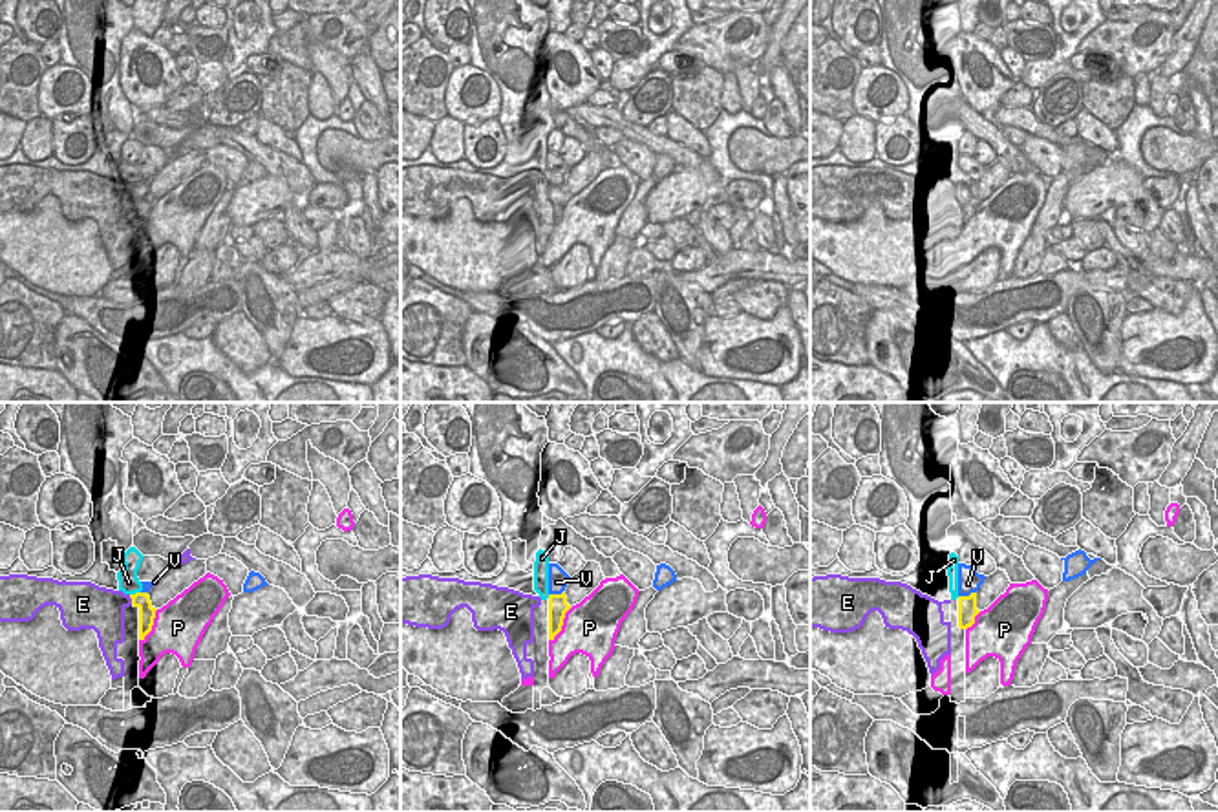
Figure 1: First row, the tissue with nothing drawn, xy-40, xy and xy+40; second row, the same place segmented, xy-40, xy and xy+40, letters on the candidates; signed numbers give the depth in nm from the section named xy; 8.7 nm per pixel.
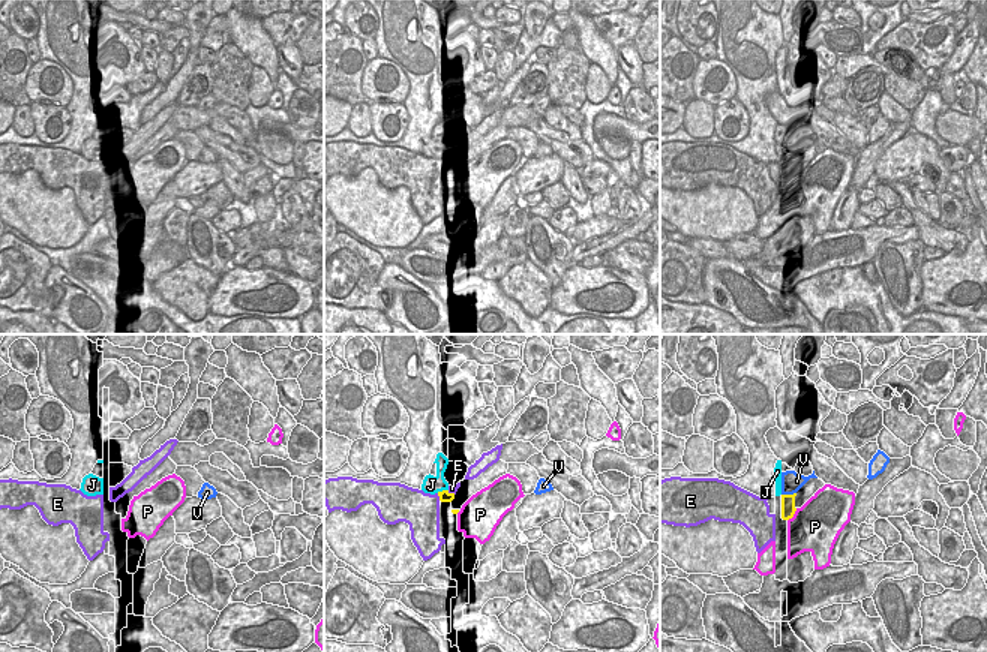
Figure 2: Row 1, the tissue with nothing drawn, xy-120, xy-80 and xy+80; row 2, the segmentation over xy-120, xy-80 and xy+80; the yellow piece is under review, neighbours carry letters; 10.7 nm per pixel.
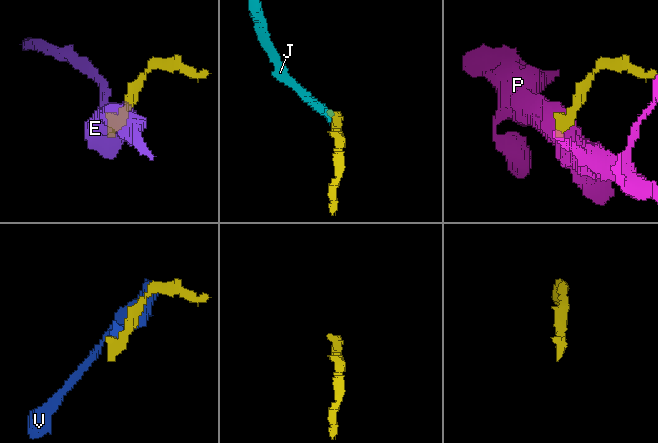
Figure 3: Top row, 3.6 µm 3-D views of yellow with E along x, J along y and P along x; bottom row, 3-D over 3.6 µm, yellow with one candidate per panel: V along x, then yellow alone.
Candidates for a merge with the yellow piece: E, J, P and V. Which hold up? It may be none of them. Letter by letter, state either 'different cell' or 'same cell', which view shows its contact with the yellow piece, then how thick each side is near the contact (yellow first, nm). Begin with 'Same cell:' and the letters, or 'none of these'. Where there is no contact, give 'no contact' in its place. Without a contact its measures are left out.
Same cell: none of these
E: different cell | xy-40 | 160/360 nm
J: different cell | xy-40 | 160/190 nm
P: different cell | xy | 170/480 nm
V: different cell | xy+40 | 160/200 nm

